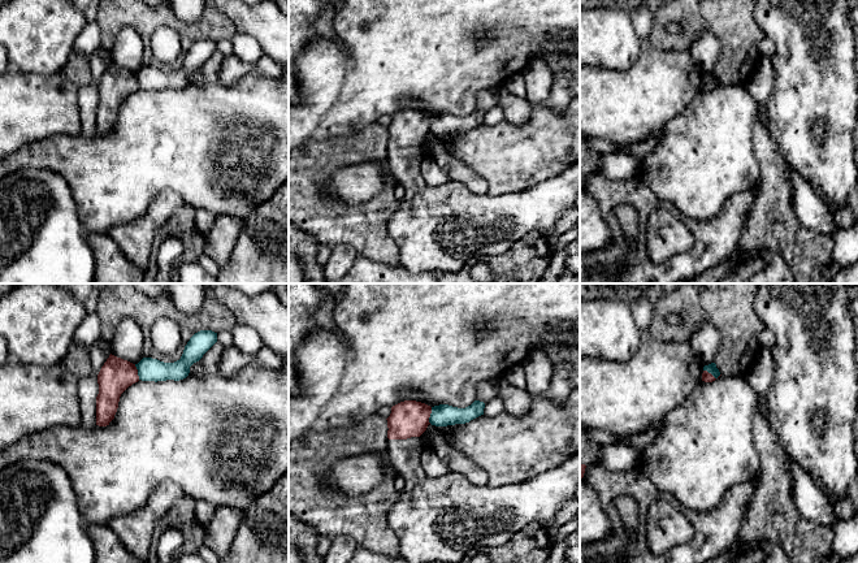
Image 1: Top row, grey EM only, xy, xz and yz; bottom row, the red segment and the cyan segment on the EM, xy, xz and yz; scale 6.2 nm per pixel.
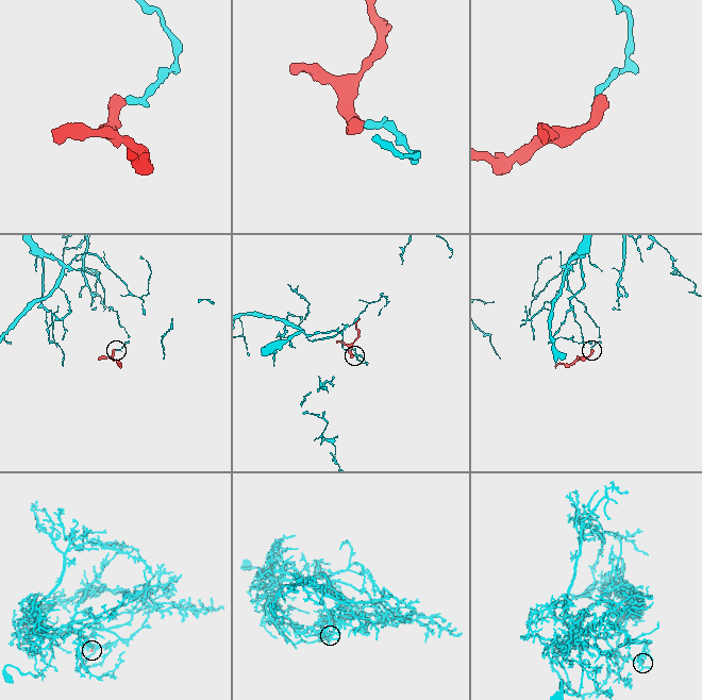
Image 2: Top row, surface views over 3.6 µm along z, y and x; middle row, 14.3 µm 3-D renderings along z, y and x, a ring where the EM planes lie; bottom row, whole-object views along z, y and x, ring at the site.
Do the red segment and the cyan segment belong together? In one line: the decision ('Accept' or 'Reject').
Reject

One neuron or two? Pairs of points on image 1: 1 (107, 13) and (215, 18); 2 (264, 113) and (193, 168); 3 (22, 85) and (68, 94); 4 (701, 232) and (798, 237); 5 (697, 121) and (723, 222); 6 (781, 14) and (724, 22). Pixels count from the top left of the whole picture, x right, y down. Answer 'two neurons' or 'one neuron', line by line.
1: one neuron
2: one neuron
3: one neuron
4: two neurons
5: two neurons
6: two neurons

